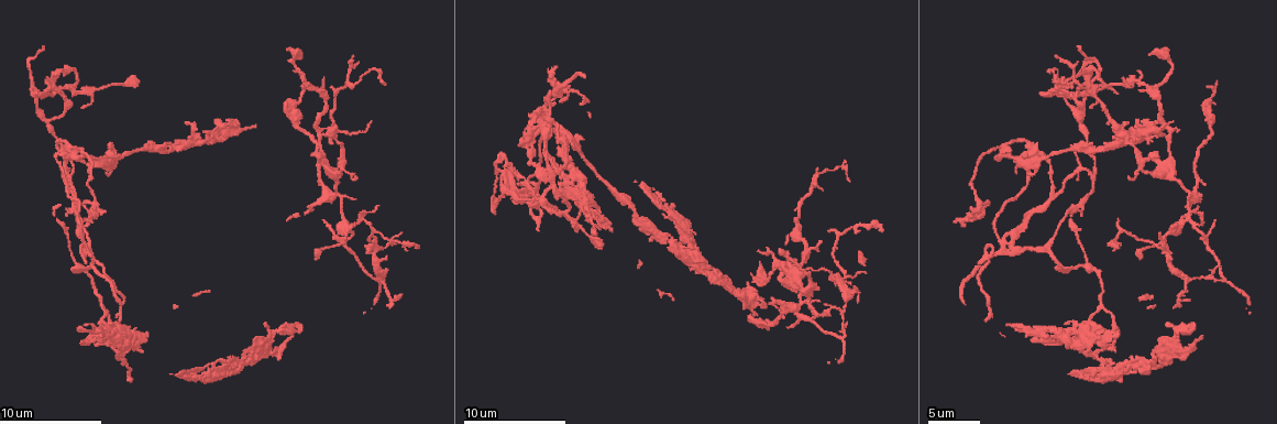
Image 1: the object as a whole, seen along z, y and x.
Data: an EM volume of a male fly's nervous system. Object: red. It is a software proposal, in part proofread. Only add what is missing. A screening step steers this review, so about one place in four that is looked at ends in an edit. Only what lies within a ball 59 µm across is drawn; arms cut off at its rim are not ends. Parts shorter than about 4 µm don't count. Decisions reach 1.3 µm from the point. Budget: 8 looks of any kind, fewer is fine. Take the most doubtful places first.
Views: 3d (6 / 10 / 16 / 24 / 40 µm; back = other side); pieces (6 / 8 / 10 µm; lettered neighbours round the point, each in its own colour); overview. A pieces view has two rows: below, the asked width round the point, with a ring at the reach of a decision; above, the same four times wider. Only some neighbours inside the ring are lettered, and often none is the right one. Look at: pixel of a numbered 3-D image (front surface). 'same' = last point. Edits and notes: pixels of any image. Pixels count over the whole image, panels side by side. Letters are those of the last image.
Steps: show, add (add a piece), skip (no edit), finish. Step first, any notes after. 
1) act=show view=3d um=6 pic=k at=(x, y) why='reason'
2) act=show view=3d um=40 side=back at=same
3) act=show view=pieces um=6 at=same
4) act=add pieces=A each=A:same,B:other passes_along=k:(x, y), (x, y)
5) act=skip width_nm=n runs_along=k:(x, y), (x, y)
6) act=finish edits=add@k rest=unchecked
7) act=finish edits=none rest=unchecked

act=show view=3d um=10 pic=1 at=(314, 154)

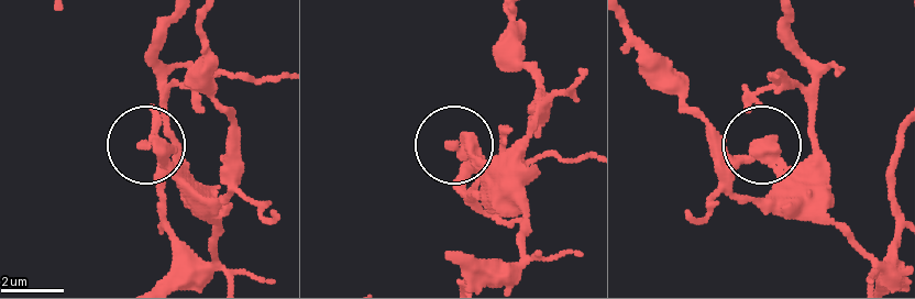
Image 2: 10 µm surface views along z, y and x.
act=show view=pieces um=6 pic=2 at=(452, 146)

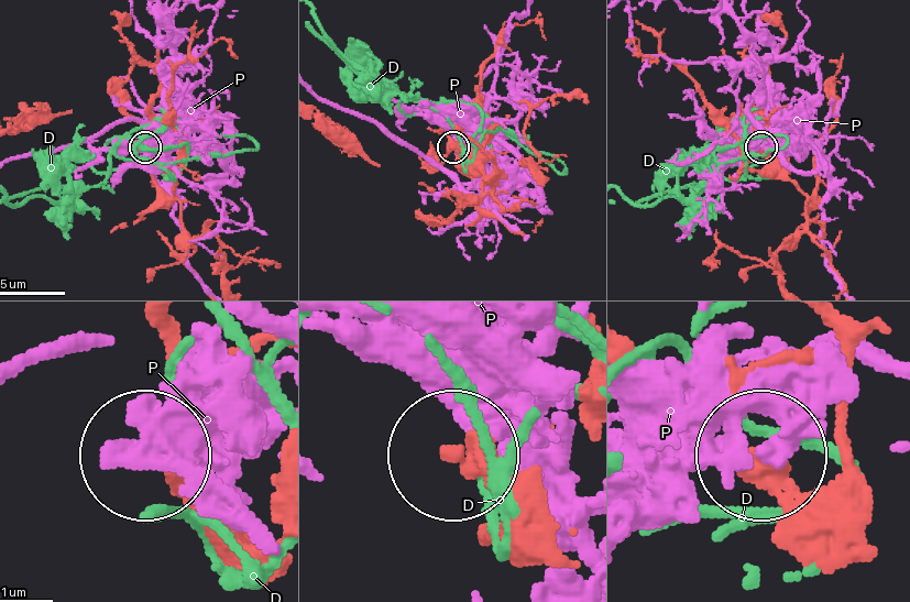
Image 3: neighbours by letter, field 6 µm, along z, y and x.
act=skip each=D:other,P:other found='none of them fits'

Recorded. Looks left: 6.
act=show view=pieces um=8 pic=1 at=(316, 258) why='thick end'

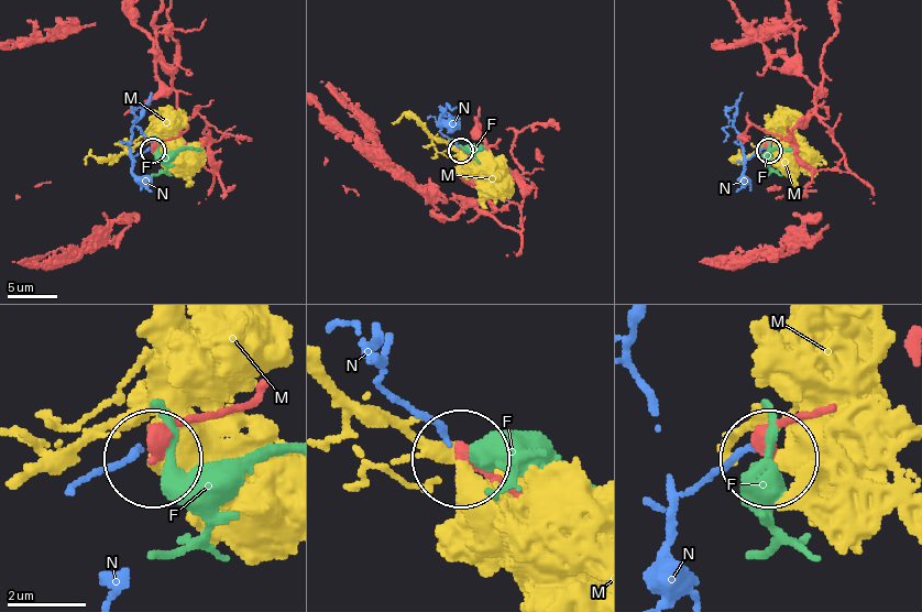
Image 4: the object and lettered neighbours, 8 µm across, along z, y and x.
act=skip width_nm=410 each=F:other,M:other,N:other found='no lettered piece goes on from it'

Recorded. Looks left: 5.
act=show view=pieces um=6 pic=1 at=(600, 248) why='long arm stops here'

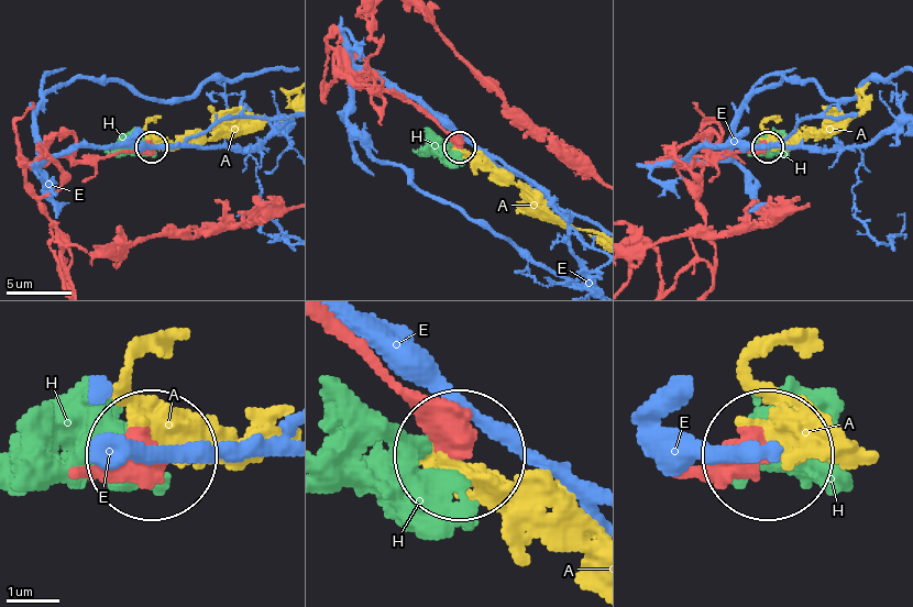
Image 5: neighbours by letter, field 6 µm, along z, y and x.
act=add pieces=A each=A:same,E:other,H:other passes_along=5:(86, 471), (143, 432), (284, 432) found='it goes on there'

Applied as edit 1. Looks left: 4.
act=show view=overview why='see it whole again'

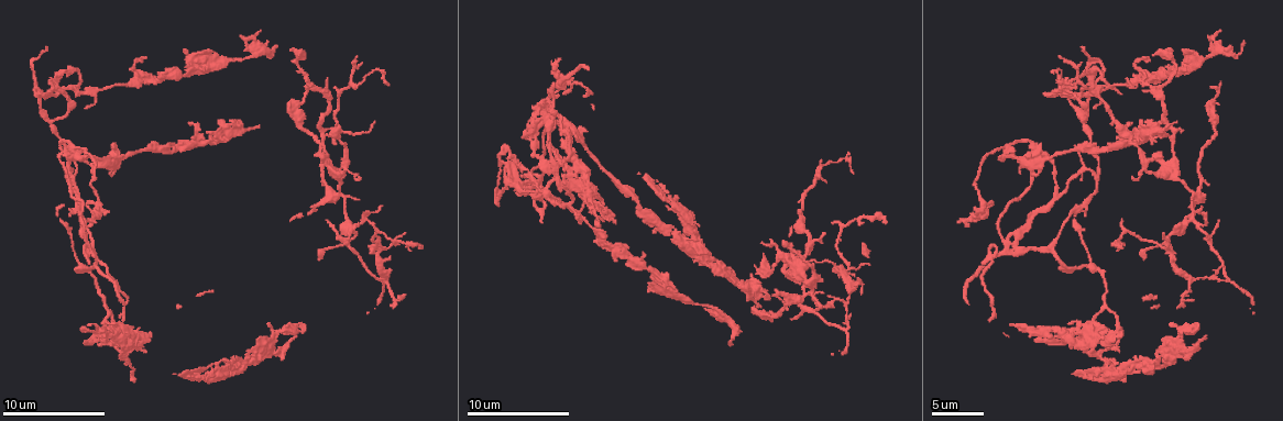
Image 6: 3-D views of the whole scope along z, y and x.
act=show view=pieces um=6 pic=6 at=(256, 127) why='branch stops here'

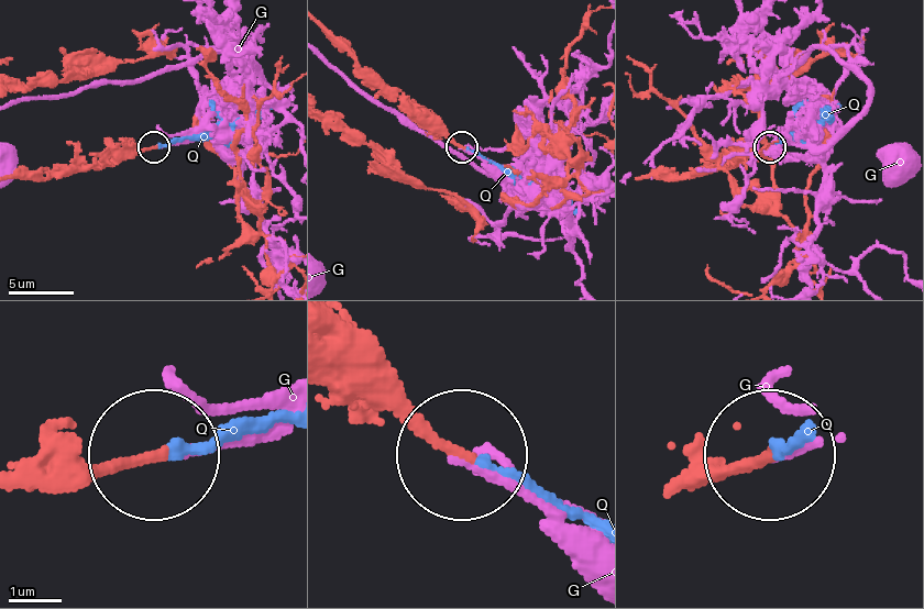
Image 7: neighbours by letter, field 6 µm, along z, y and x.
act=add pieces=Q width_nm=180 each=G:other,Q:same passes_along=7:(90, 479), (288, 413) found='the cell continues'

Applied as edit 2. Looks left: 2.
act=finish edits=add@5,add@7 rest=unchecked

